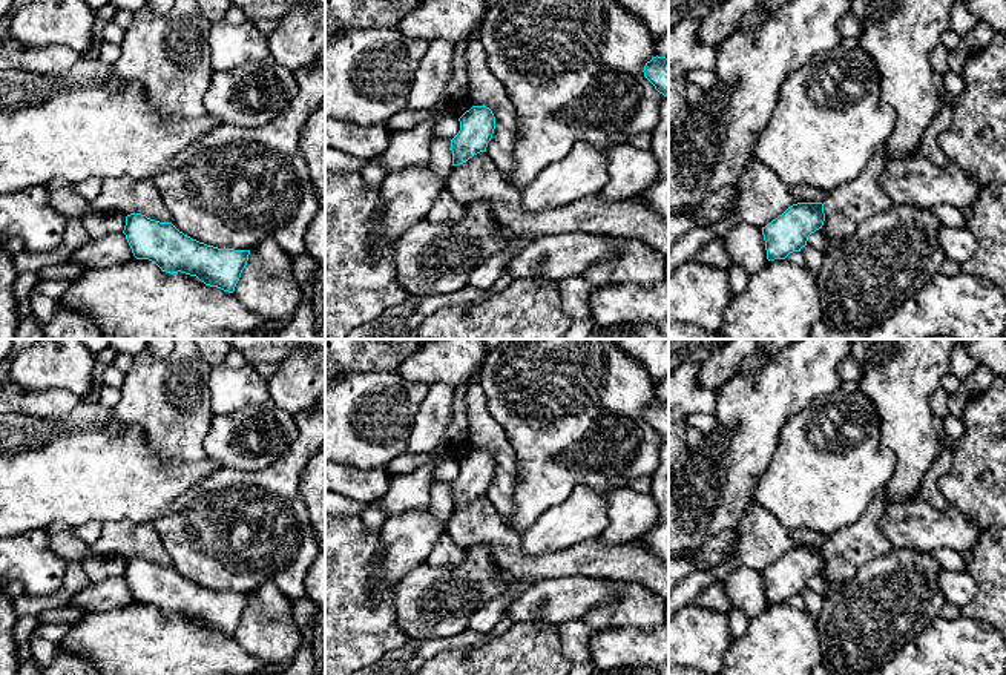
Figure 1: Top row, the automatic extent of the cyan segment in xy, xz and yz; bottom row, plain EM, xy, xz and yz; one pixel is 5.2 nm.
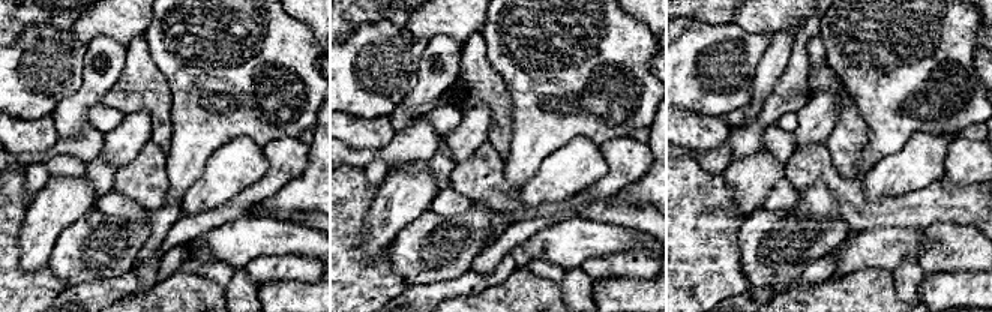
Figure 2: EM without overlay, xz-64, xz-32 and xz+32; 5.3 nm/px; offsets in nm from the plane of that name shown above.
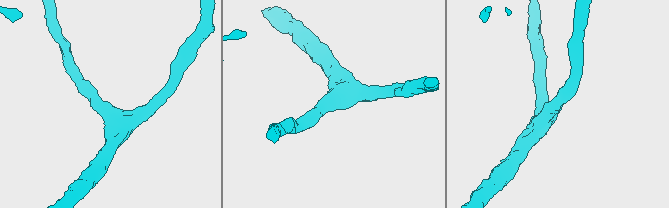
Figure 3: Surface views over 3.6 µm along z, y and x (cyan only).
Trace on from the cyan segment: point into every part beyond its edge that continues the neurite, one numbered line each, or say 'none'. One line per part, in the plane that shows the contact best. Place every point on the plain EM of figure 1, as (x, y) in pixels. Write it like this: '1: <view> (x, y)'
none

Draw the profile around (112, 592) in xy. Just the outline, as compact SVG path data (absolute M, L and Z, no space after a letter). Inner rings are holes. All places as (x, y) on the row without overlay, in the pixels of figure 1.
M123 575L109 577L100 583L90 583L78 592L71 606L80 608L84 614L107 612L133 603L132 592Z

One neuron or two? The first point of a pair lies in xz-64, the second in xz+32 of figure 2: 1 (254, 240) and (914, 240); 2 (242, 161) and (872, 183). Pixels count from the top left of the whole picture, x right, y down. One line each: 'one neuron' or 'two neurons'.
1: one neuron
2: one neuron

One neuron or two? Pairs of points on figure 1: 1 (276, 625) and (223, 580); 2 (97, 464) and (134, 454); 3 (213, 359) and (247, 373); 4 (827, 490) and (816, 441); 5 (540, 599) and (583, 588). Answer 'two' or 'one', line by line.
1: two
2: one
3: two
4: one
5: one

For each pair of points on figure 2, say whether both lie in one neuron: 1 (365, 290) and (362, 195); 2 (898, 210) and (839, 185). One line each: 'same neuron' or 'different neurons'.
1: same neuron
2: same neuron

